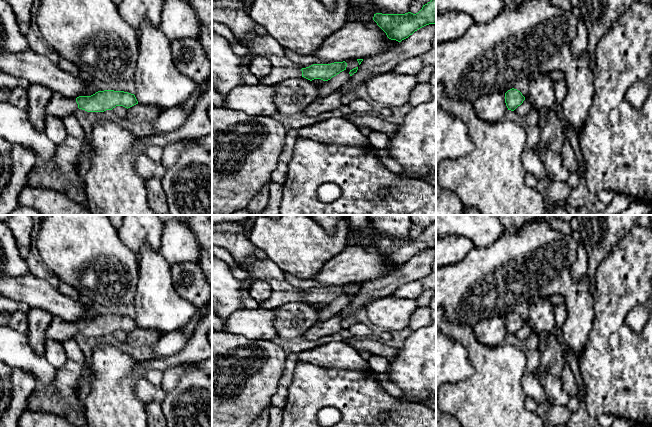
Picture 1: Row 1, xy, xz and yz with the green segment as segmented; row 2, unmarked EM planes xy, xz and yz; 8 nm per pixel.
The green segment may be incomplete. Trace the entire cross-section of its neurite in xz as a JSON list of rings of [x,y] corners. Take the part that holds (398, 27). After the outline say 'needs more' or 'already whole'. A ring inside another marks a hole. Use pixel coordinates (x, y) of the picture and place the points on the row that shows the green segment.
[[[436,0],[423,5],[422,9],[413,14],[374,14],[373,20],[391,40],[401,42],[418,29],[436,23]]] | already whole

